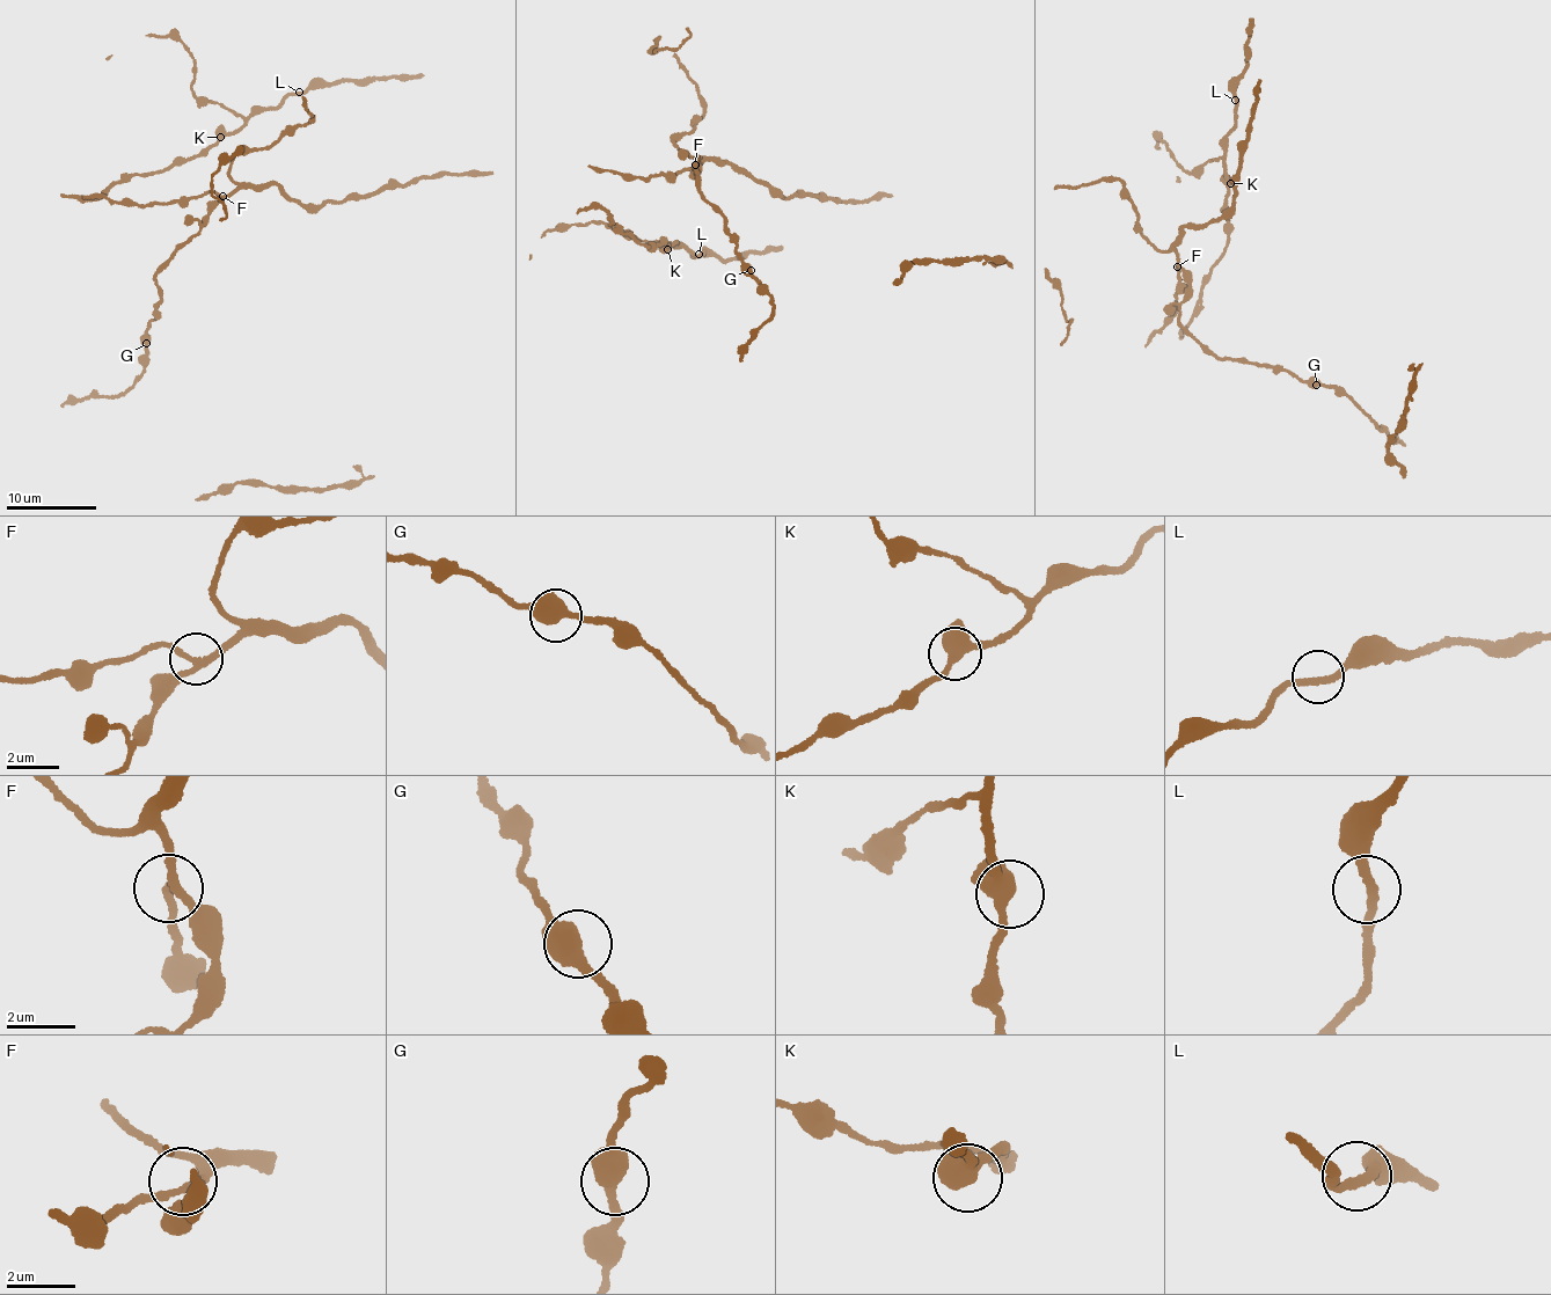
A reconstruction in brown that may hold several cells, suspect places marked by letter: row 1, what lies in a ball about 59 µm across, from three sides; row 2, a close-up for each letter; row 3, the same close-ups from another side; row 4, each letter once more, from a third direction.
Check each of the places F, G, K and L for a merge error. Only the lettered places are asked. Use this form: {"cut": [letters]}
{"cut": []}

